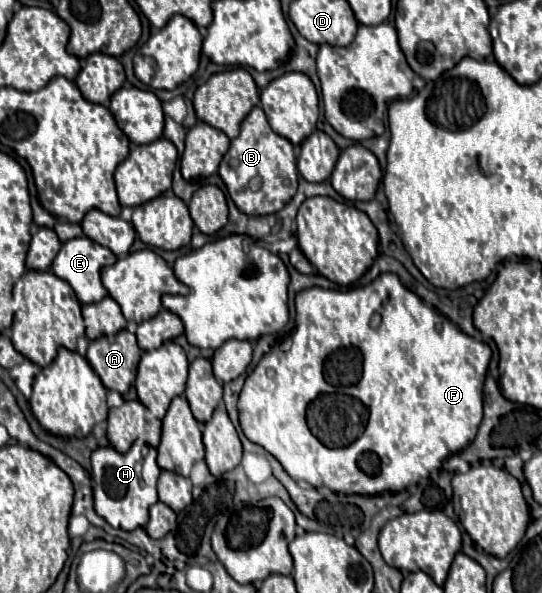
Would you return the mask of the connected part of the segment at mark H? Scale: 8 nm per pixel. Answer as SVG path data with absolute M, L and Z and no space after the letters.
M143 442L120 454L114 448L98 448L92 454L92 478L94 478L94 504L96 512L120 530L144 528L148 522L148 508L158 499L157 481L160 468L156 464L157 449Z

